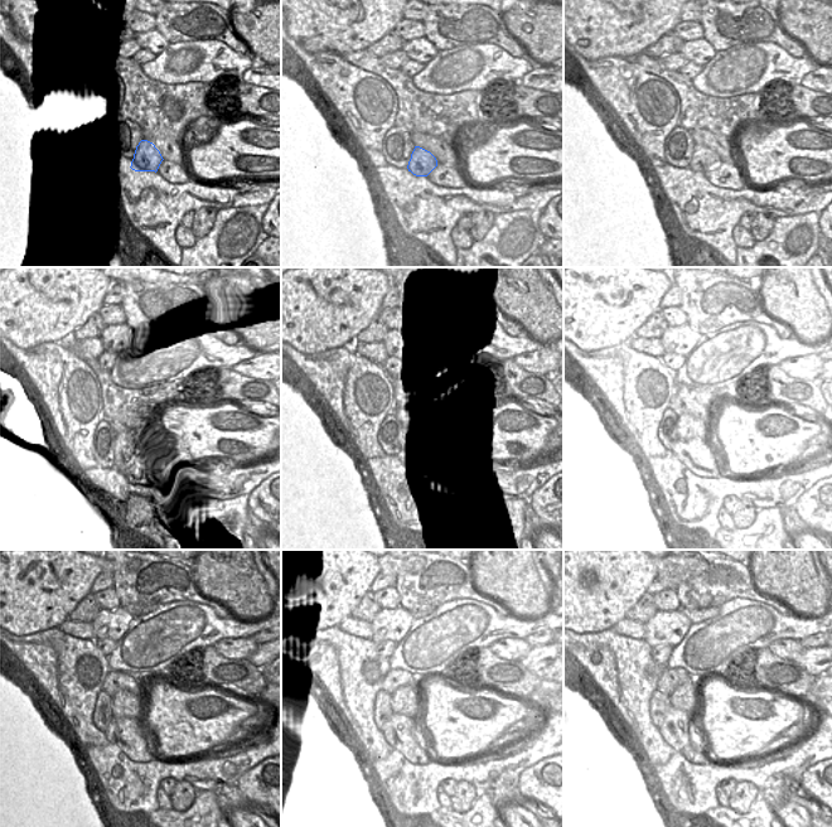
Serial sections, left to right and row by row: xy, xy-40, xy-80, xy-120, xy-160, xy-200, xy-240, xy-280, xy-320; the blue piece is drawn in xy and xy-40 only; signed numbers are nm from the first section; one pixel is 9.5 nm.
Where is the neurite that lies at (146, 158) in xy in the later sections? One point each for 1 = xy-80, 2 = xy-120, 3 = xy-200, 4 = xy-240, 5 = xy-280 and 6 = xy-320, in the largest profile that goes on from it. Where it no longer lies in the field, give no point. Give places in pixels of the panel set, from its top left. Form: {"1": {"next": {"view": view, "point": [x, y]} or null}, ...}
{"1": {"next": {"view": "xy-80", "point": [704, 159]}}, "2": {"next": {"view": "xy-120", "point": [135, 439]}}, "3": {"next": {"view": "xy-200", "point": [688, 426]}}, "4": {"next": {"view": "xy-240", "point": [124, 704]}}, "5": {"next": {"view": "xy-280", "point": [404, 700]}}, "6": {"next": {"view": "xy-320", "point": [686, 697]}}}

